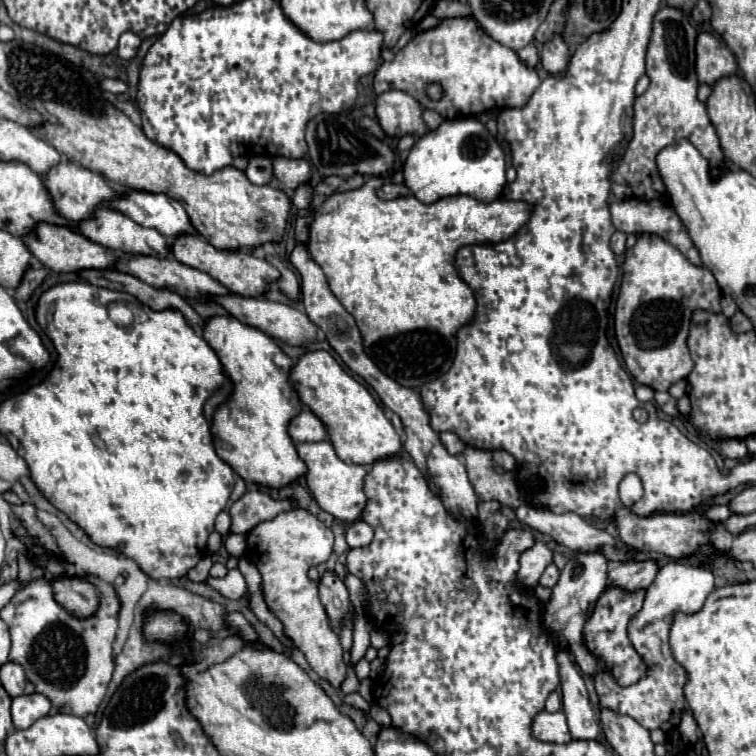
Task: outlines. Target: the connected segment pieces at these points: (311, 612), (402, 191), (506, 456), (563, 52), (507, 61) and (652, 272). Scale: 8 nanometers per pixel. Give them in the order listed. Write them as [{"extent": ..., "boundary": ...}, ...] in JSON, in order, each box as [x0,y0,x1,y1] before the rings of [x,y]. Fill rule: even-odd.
[{"extent":[247,508,347,688],"boundary":[[[305,508],[289,510],[277,514],[273,520],[257,524],[247,534],[247,556],[263,578],[263,598],[269,610],[281,620],[283,634],[299,648],[309,666],[339,688],[345,678],[347,664],[343,660],[343,648],[339,644],[337,632],[329,624],[329,616],[319,602],[317,584],[309,580],[307,572],[311,566],[321,564],[333,552],[333,532]]]},{"extent":[377,182,409,200],"boundary":[[[389,182],[389,184],[383,184],[377,190],[377,194],[383,200],[393,200],[393,198],[399,198],[399,196],[407,196],[409,194],[409,188],[405,184],[393,184],[393,182]]]},{"extent":[493,450,517,470],"boundary":[[[495,450],[493,452],[493,460],[495,460],[495,464],[499,464],[505,470],[515,470],[517,468],[515,458],[509,452],[505,452],[505,450]]]},{"extent":[541,36,569,74],"boundary":[[[555,36],[551,42],[543,44],[541,50],[541,64],[547,72],[551,74],[559,74],[561,70],[567,68],[567,60],[569,60],[569,48],[563,42],[563,38]]]},{"extent":[373,18,539,118],"boundary":[[[447,18],[431,30],[419,32],[391,62],[383,62],[375,72],[373,88],[377,94],[391,88],[407,92],[425,110],[435,110],[443,118],[467,118],[489,110],[519,108],[539,84],[535,68],[529,70],[511,48],[497,44],[473,18]],[[427,82],[439,82],[447,88],[445,98],[431,102],[425,96]]]},{"extent":[615,234,721,390],"boundary":[[[641,234],[637,244],[627,250],[623,278],[615,310],[615,334],[623,362],[637,384],[653,390],[667,390],[673,382],[683,380],[693,370],[687,348],[691,312],[697,308],[721,312],[721,290],[715,276],[691,264],[677,248],[657,234]]]}]

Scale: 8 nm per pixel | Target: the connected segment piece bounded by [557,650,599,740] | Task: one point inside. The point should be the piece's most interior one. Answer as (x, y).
(580, 716)

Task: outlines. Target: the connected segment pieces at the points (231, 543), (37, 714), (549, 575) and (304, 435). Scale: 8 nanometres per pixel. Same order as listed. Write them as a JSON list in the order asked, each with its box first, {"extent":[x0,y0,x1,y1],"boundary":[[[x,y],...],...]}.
[{"extent":[225,534,245,558],"boundary":[[[229,534],[225,540],[225,548],[231,556],[241,558],[245,554],[245,536],[243,534]]]},{"extent":[11,692,51,728],"boundary":[[[33,692],[29,696],[17,696],[11,704],[11,716],[15,728],[29,728],[35,720],[47,716],[51,710],[51,700],[47,696],[41,696],[39,692]]]},{"extent":[539,564,559,588],"boundary":[[[549,564],[549,566],[545,568],[539,584],[541,584],[541,586],[547,586],[547,588],[553,588],[553,586],[557,584],[557,580],[559,580],[559,568],[557,568],[555,564]]]},{"extent":[287,408,327,442],"boundary":[[[307,408],[289,422],[287,432],[295,442],[317,442],[327,438],[327,430],[323,422]]]}]

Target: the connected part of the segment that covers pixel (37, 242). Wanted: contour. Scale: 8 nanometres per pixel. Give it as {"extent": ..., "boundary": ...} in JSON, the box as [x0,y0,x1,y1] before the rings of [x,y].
{"extent":[21,222,115,272],"boundary":[[[37,222],[33,230],[29,230],[25,236],[21,236],[23,244],[29,248],[29,252],[47,268],[55,270],[55,272],[77,272],[83,268],[111,268],[115,262],[115,252],[105,250],[103,246],[91,242],[89,238],[81,236],[79,232],[75,232],[69,226],[57,226],[57,224],[49,224],[49,222]]]}

